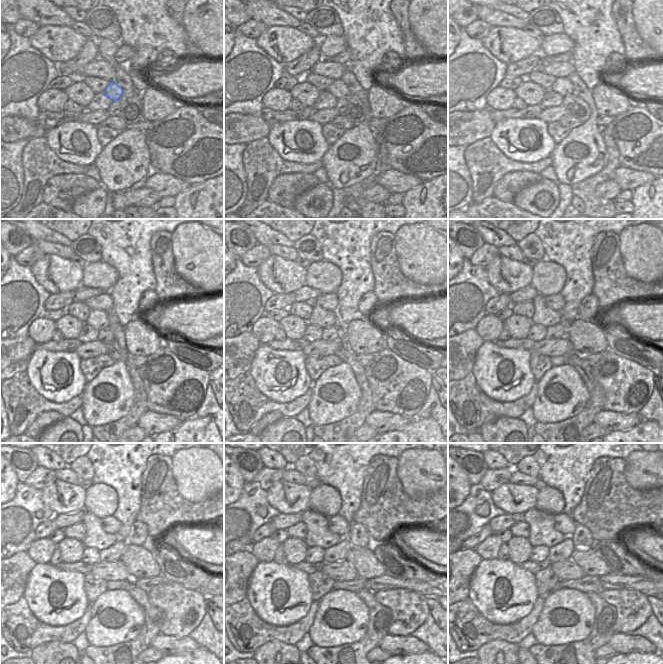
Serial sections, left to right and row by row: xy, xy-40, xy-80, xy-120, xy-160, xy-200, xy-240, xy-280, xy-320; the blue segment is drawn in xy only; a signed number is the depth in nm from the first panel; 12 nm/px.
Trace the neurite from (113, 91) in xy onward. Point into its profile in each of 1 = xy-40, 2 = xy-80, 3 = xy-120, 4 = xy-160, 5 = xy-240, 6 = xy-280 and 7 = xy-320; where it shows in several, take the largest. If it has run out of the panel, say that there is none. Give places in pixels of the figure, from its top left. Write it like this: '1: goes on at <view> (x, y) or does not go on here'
1: goes on at xy-40 (338, 88)
2: goes on at xy-80 (563, 86)
3: goes on at xy-120 (98, 319)
4: goes on at xy-160 (324, 318)
5: goes on at xy-240 (96, 537)
6: goes on at xy-280 (318, 535)
7: goes on at xy-320 (542, 532)

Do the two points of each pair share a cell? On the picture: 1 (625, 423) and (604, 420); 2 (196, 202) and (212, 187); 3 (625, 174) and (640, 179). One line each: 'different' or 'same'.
1: same
2: same
3: same

